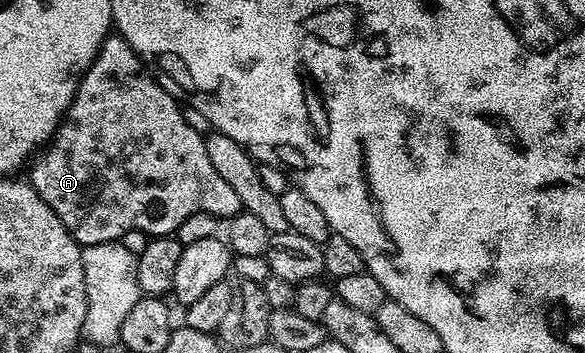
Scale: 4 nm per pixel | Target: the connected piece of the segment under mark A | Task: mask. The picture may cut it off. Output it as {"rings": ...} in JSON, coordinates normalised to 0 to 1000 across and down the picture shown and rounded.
{"rings":[[[203,91],[186,93],[164,167],[130,241],[130,269],[103,337],[96,377],[72,431],[53,450],[55,484],[44,493],[46,513],[138,700],[200,683],[224,652],[239,652],[255,669],[287,669],[318,612],[340,595],[364,606],[371,623],[388,623],[414,592],[407,544],[359,465],[349,416],[350,382],[315,337],[303,269],[277,252],[248,198],[219,116]]]}

